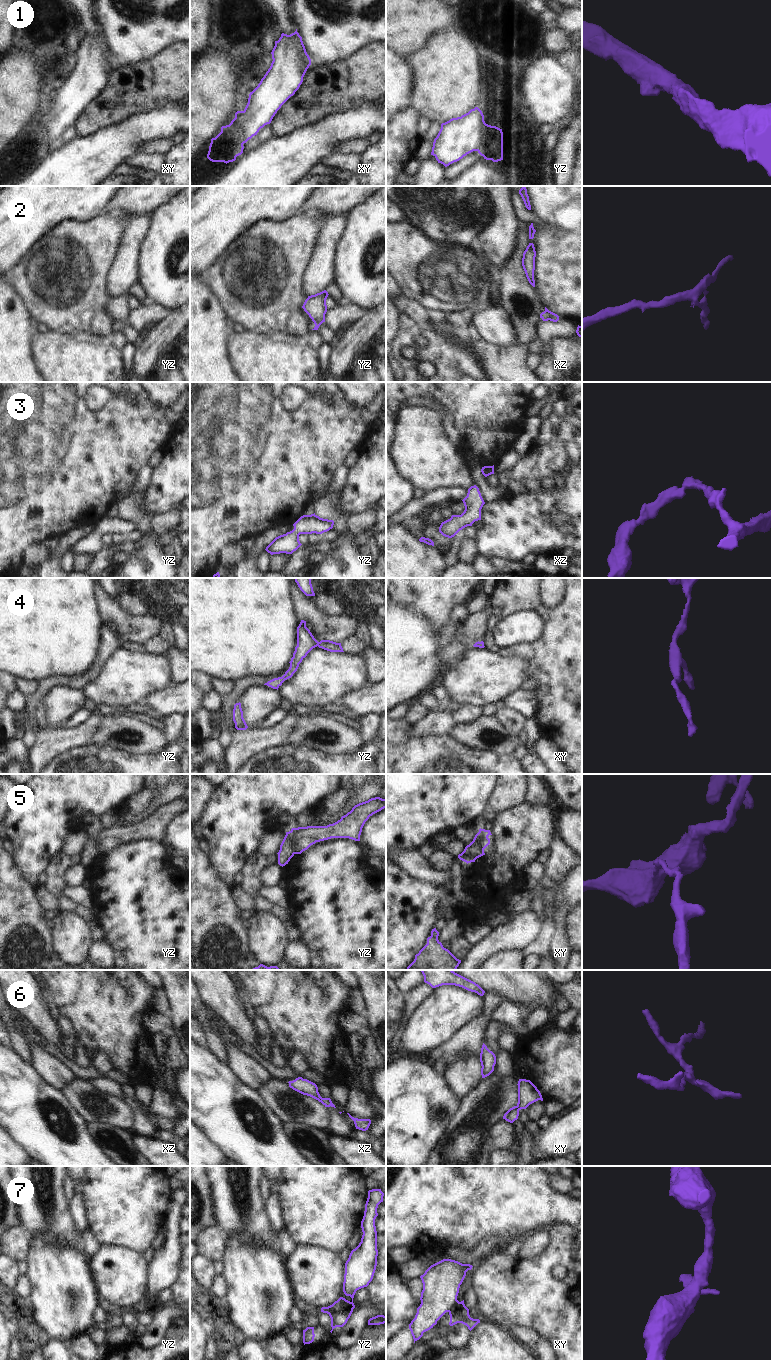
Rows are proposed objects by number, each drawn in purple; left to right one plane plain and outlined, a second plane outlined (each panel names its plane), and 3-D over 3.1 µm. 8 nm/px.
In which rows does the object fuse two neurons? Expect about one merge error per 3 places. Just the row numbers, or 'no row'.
2, 5, 7

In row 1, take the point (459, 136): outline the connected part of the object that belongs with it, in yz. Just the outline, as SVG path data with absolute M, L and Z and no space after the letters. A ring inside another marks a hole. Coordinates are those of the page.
M478 107L441 124L431 155L447 167L473 151L486 160L503 160L502 129L486 124Z

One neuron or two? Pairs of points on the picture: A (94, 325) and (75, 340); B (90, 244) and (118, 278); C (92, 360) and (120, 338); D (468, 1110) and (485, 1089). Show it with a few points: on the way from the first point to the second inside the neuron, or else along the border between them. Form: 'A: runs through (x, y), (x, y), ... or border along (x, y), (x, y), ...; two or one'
A: border along (63, 330), (85, 330), (93, 334), (109, 335); two
B: border along (118, 245), (108, 272), (107, 290); two
C: border along (110, 335), (113, 343), (121, 349); two
D: runs through (473, 1105), (484, 1094); one

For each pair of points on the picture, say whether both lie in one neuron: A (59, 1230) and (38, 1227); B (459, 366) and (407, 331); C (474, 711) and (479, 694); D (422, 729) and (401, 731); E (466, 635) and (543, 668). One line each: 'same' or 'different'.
A: same
B: same
C: different
D: different
E: different

